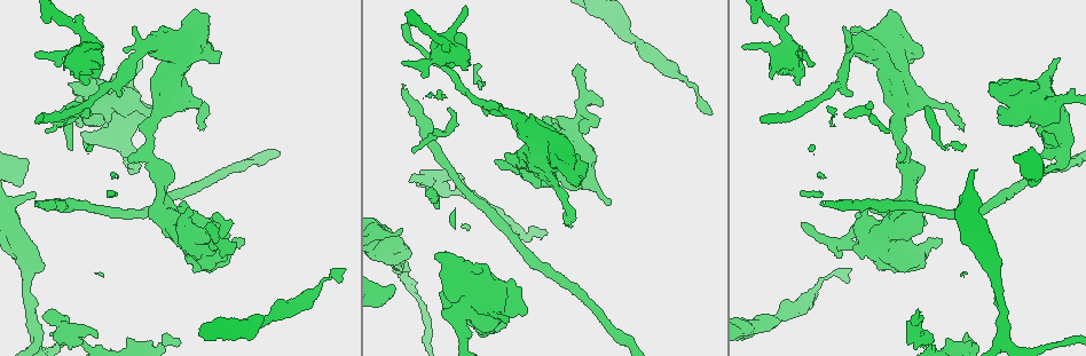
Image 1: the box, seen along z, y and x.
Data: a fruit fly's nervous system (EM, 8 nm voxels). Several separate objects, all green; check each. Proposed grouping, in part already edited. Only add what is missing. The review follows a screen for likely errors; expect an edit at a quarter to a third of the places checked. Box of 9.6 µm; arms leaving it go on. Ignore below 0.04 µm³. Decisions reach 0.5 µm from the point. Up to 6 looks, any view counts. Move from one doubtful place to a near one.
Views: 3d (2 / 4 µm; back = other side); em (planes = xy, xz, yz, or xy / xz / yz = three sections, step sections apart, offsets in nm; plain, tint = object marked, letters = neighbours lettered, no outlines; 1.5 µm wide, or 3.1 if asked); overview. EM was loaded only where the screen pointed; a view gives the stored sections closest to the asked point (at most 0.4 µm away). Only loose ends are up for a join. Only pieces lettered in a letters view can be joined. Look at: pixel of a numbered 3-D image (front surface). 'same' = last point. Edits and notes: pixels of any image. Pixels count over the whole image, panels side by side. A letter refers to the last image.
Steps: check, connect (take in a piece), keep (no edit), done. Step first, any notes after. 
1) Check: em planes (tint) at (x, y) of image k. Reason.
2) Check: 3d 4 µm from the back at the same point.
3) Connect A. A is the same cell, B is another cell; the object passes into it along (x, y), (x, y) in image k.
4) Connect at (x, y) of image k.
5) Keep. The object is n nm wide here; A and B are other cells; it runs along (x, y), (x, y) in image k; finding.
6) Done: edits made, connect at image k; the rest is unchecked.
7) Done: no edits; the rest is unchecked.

Check: 3d 2 µm at (822, 202) of image 1. An open end.

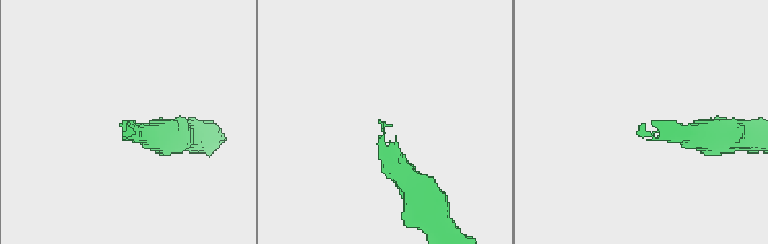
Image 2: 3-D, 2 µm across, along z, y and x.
Check: em planes (plain) at (643, 123) of image 2.

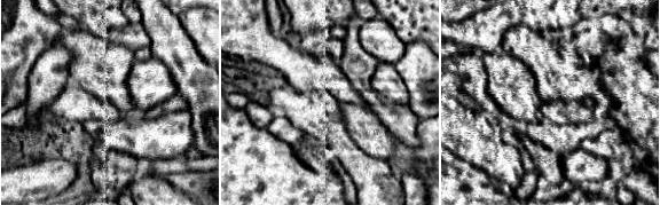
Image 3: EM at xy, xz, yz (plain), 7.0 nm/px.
Check: em planes (letters) at the same point.

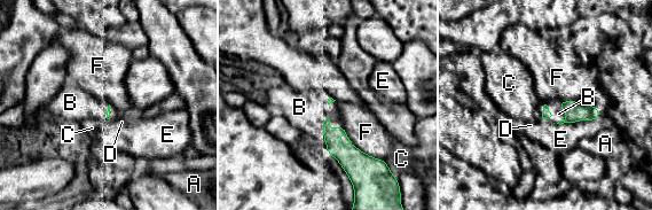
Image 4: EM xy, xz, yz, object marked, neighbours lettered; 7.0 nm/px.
Connect B. B is the same cell, A, C, D, E and F are other cells; the object passes into it along (346, 155), (329, 124), (299, 107) in image 4; the neuron continues.

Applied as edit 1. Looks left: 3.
Check: em planes (letters) at (401, 231) of image 1. Free end.

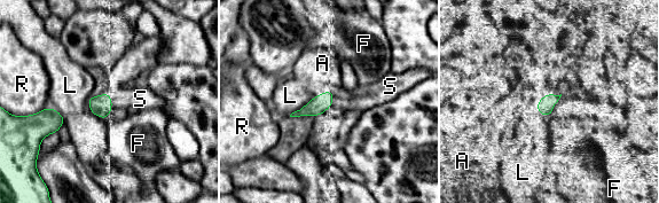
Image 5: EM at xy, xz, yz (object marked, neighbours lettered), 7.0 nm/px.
Connect S. S is the same cell, A, F, L and R are other cells; it goes on there.

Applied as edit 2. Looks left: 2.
Done: edits made, connect at image 4, connect at image 5; the rest is unchecked.

